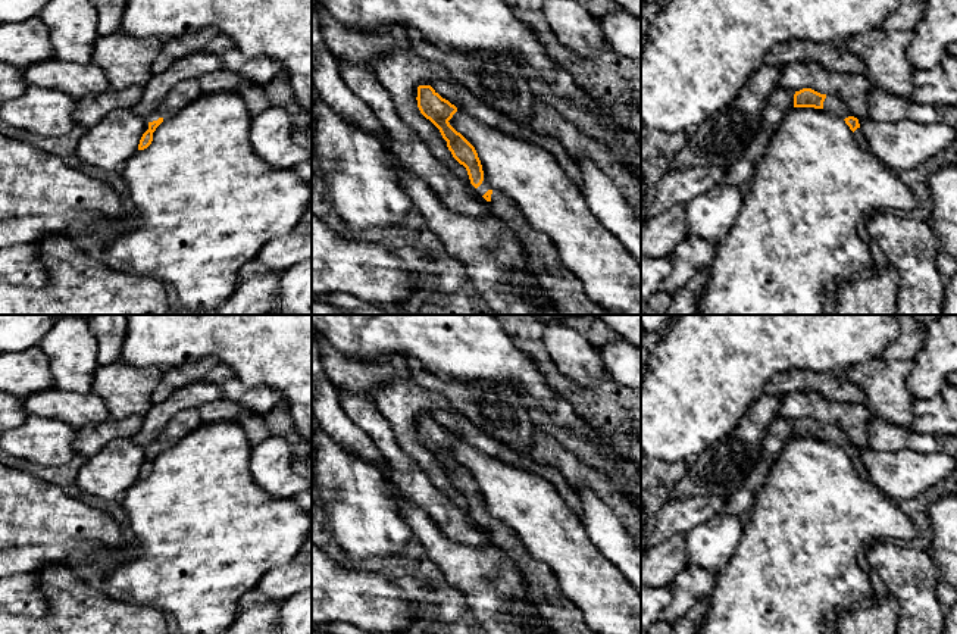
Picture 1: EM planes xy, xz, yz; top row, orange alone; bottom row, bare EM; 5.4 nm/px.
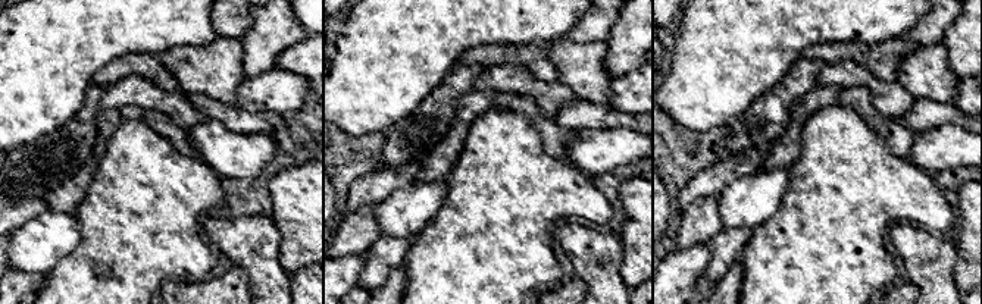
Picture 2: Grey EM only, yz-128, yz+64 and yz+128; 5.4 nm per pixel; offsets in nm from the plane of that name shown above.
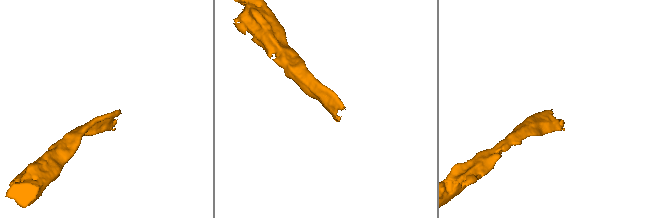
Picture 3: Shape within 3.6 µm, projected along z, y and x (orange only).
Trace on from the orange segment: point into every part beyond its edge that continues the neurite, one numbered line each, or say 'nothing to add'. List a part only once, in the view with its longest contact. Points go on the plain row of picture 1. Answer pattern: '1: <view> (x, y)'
1: xz (543, 586)

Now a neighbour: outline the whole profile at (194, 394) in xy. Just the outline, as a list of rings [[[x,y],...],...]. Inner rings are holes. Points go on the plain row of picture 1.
[[[204,378],[179,387],[168,400],[153,405],[148,409],[148,412],[143,416],[143,427],[134,435],[132,443],[141,449],[148,449],[181,410],[200,407],[222,399],[223,394],[221,388],[207,382]]]

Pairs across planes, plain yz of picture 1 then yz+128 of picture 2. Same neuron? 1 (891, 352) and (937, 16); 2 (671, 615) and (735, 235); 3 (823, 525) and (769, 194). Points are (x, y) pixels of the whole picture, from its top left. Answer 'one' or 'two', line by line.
1: one
2: one
3: two

